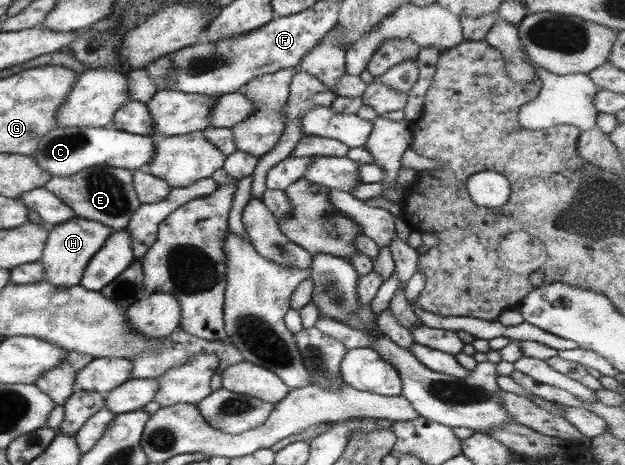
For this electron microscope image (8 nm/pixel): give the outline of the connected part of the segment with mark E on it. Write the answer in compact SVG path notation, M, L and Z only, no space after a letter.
M112 166L87 167L68 177L52 176L43 188L70 207L74 216L88 221L98 221L113 232L125 229L132 213L141 204L132 187L131 170Z

